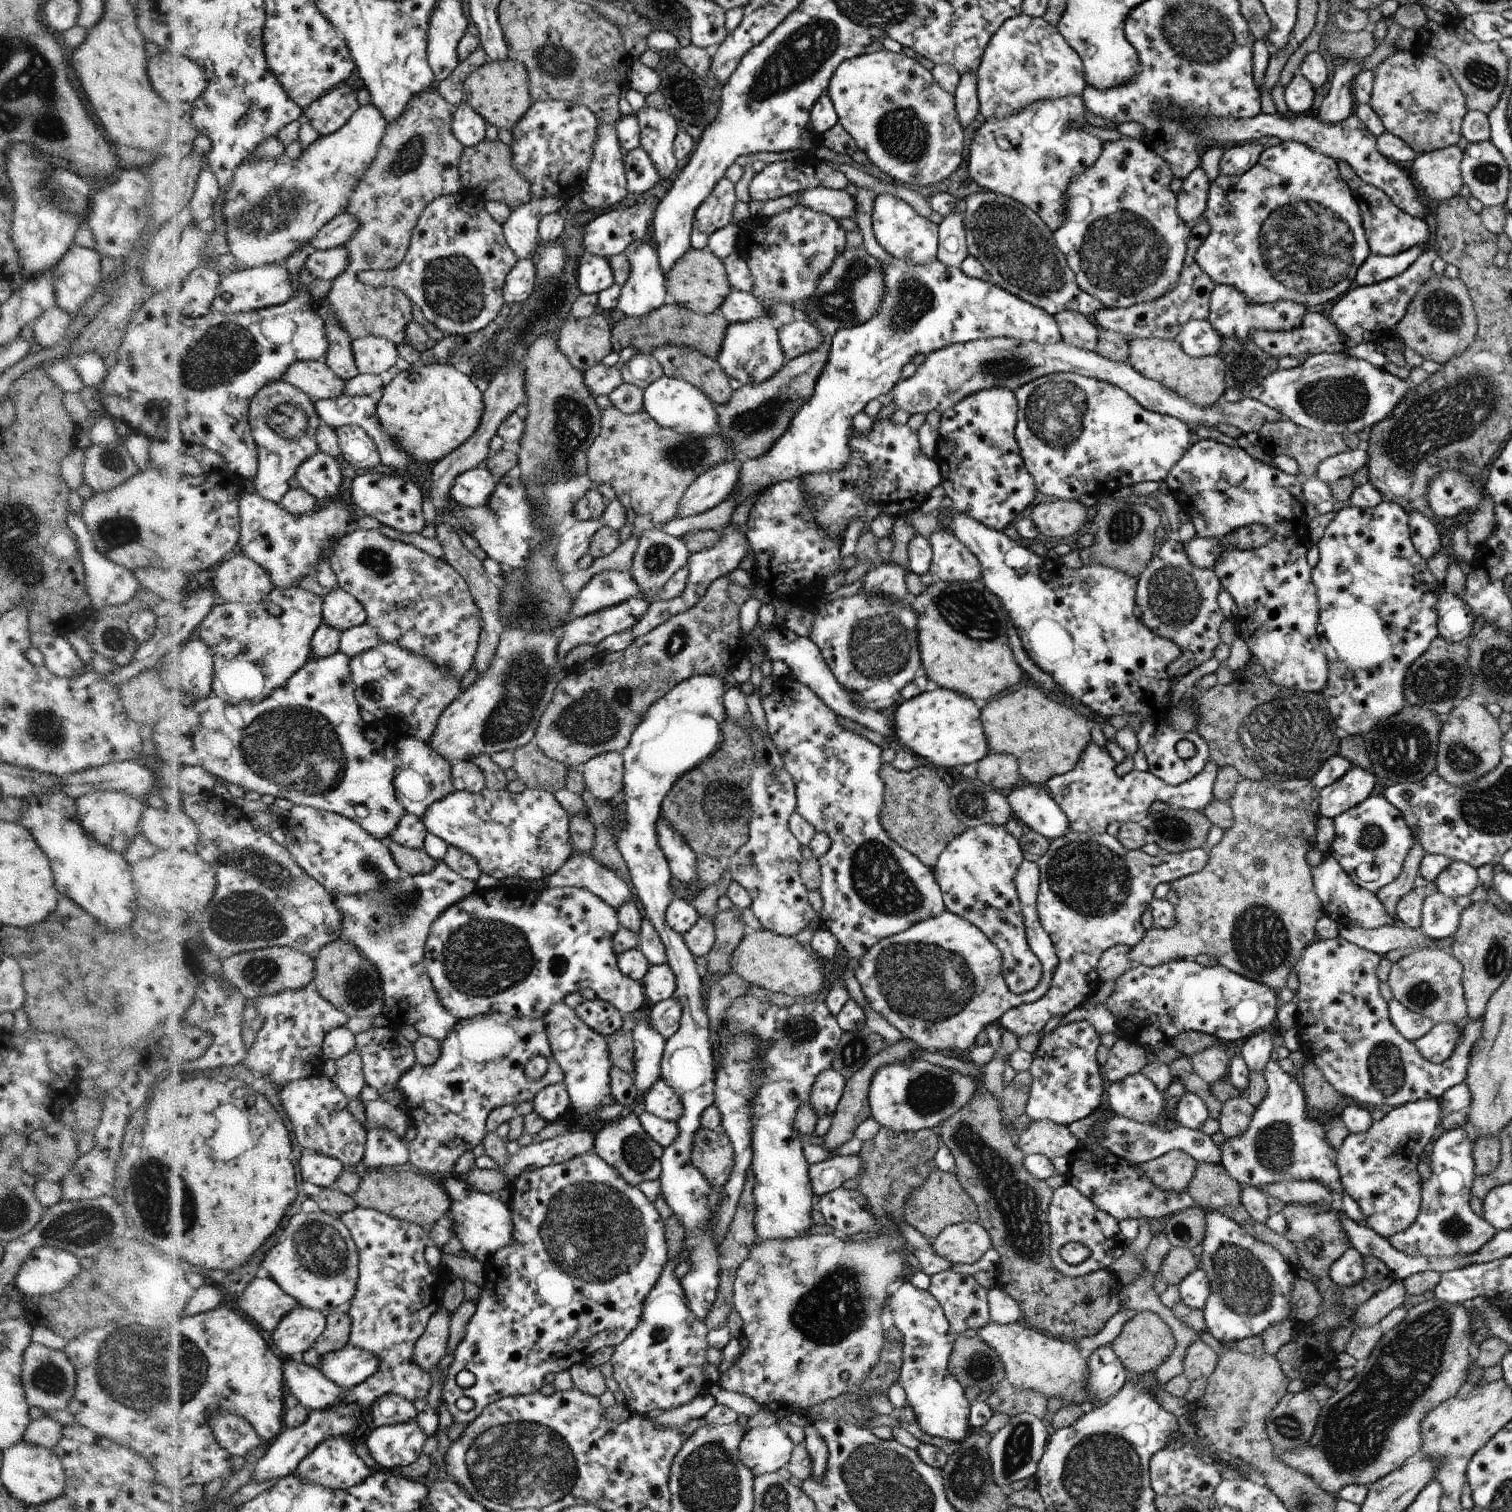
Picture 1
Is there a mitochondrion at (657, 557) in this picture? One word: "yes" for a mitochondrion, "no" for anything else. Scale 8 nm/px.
yes

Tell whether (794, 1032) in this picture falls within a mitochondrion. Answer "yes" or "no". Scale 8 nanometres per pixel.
yes

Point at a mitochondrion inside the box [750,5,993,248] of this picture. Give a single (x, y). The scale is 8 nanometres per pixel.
(903, 135)

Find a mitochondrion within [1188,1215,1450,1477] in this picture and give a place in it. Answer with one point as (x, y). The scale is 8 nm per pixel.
(1245, 1288)

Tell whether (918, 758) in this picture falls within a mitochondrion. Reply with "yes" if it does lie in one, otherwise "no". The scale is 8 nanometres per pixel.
no

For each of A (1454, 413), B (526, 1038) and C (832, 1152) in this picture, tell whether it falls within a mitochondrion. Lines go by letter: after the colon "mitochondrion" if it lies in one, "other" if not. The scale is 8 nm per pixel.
A: mitochondrion
B: other
C: other

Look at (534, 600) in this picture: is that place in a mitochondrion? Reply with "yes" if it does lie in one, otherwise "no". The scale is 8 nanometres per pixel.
yes

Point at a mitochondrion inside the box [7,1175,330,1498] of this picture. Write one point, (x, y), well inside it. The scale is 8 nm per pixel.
(144, 1372)

